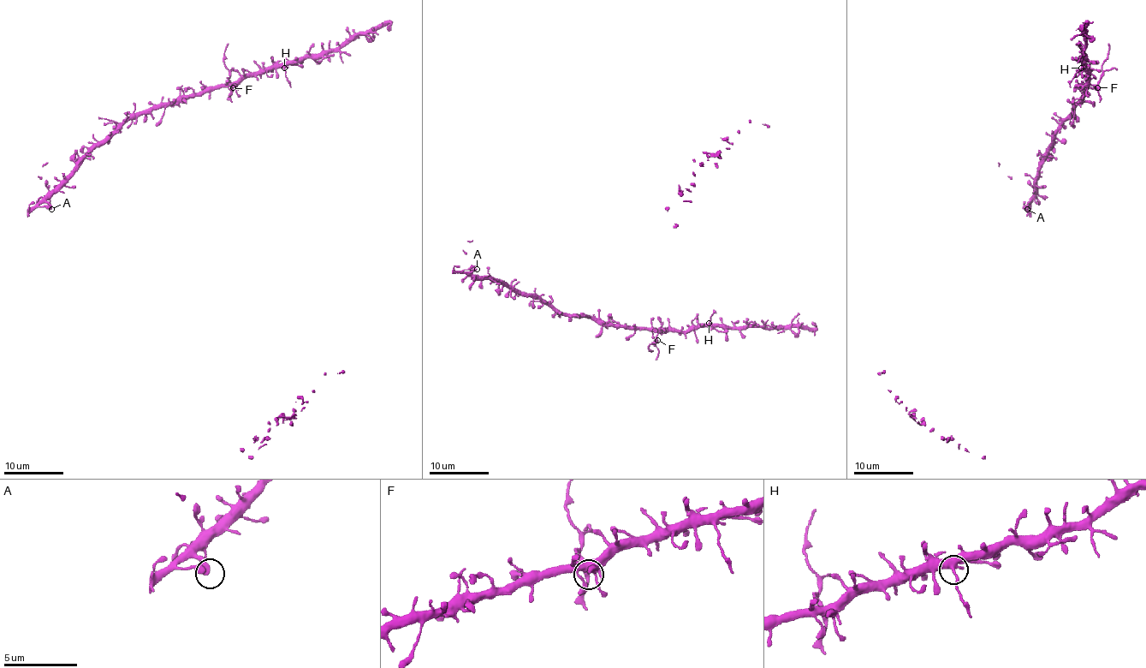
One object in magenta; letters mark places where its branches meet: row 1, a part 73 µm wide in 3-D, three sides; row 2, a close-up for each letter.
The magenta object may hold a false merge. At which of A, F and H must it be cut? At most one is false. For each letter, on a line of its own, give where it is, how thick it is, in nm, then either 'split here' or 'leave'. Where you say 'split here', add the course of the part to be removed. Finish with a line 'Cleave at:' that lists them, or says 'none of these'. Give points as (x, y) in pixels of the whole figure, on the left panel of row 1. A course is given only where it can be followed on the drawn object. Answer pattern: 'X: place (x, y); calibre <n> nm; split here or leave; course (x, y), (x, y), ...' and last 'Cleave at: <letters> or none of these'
A: place (51, 209); calibre 200 nm; leave
F: place (233, 87); calibre 240 nm; leave
H: place (284, 68); calibre 320 nm; leave
Cleave at: none of these

